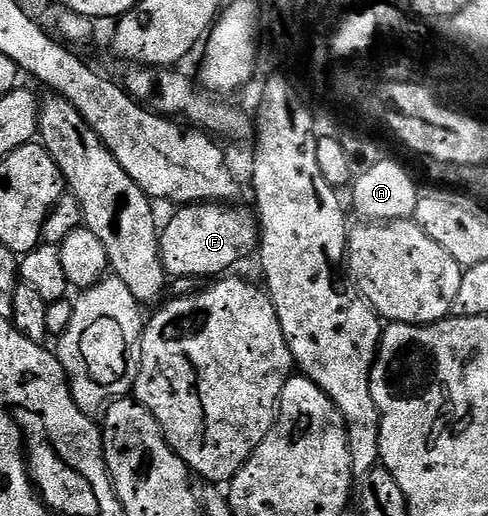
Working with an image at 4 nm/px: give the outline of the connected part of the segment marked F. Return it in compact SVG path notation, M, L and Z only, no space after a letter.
M196 202L194 204L183 204L178 207L179 210L175 215L172 216L171 219L168 220L167 223L162 223L161 233L159 236L159 255L161 256L161 260L163 261L163 267L166 268L168 275L172 279L175 278L207 278L203 280L211 280L216 276L223 276L228 273L227 270L230 266L235 266L238 264L242 258L247 258L256 253L257 243L259 241L259 223L257 221L256 215L252 213L250 209L246 210L243 206L235 206L239 204L224 204L222 202Z

